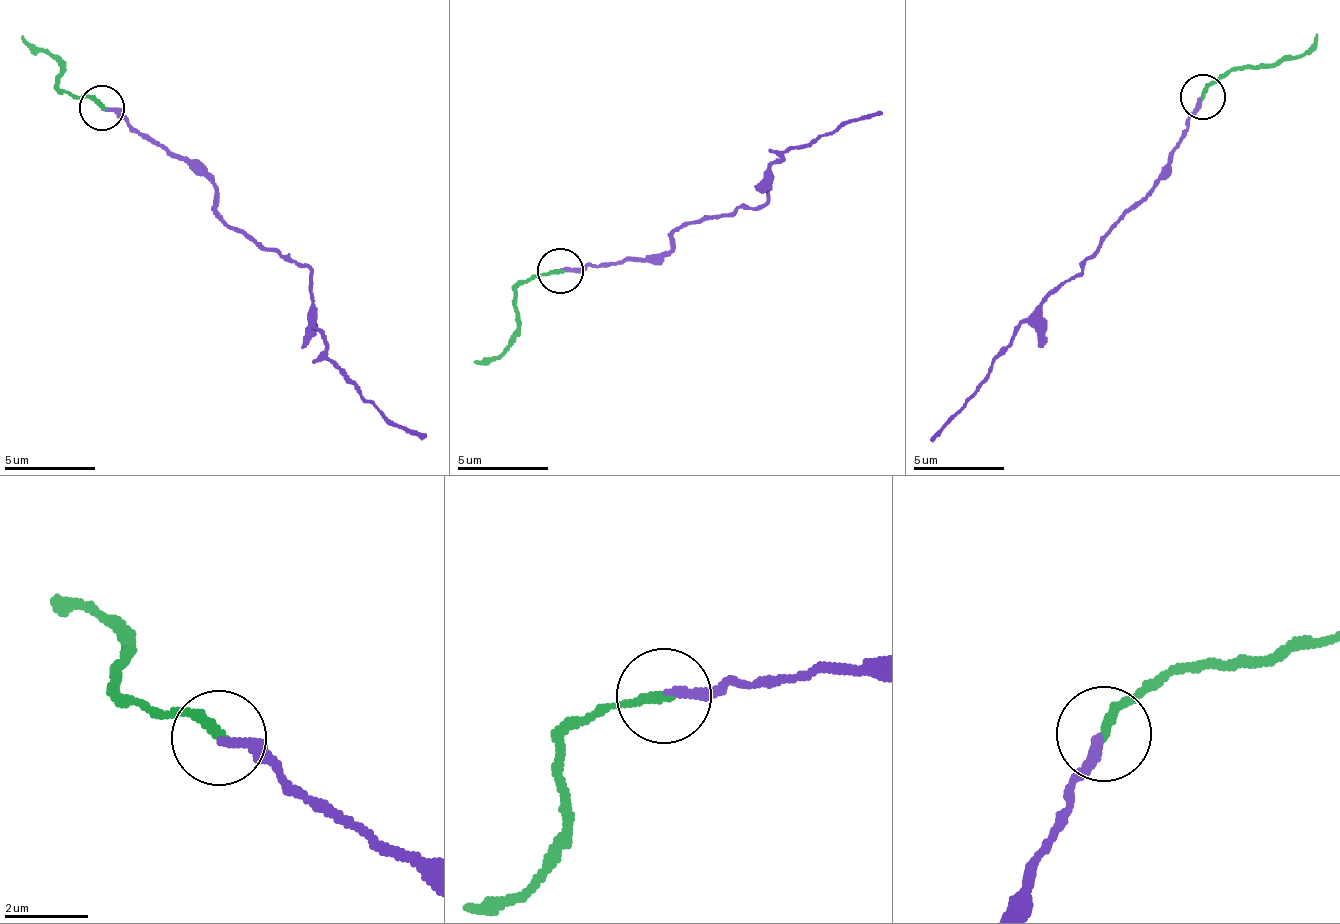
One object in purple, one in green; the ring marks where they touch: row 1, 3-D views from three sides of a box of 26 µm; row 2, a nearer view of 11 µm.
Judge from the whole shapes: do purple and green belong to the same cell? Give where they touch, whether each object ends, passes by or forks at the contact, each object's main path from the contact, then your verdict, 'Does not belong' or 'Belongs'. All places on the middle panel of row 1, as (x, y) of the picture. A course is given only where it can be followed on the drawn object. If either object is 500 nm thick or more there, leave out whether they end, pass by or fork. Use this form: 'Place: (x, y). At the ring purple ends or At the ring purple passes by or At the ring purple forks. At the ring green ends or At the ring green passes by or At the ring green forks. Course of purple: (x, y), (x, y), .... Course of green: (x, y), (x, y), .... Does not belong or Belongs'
Place: (560, 271). At the ring purple ends. At the ring green ends. Course of purple: (561, 269), (652, 262), (683, 227), (762, 206), (767, 169), (782, 154), (849, 121), (880, 111). Course of green: (561, 269), (517, 287), (518, 330), (500, 354), (475, 362). Belongs

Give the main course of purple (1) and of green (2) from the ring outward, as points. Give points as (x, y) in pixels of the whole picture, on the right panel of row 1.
1: (1201, 96), (1170, 167), (1117, 223), (1078, 274), (1027, 319), (947, 423), (931, 439)
2: (1201, 96), (1228, 72), (1273, 69), (1302, 56), (1318, 32)

